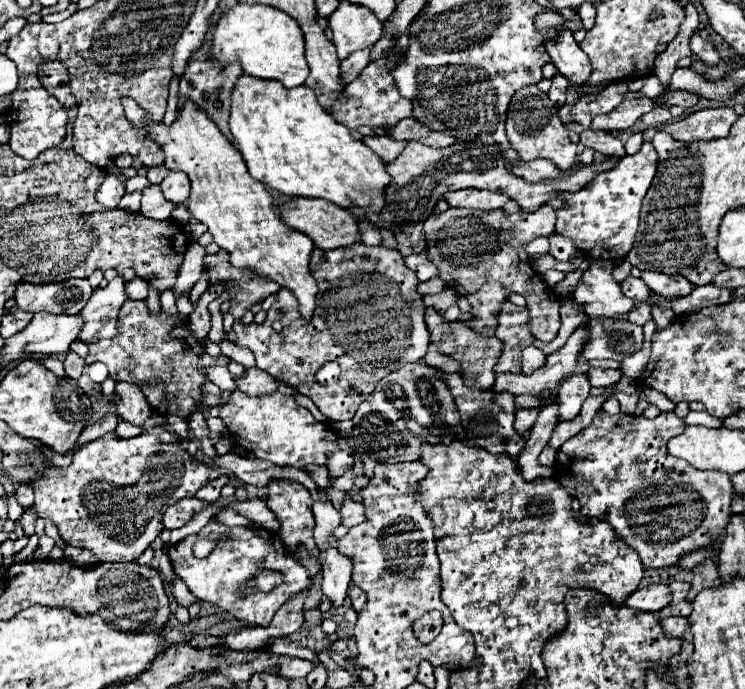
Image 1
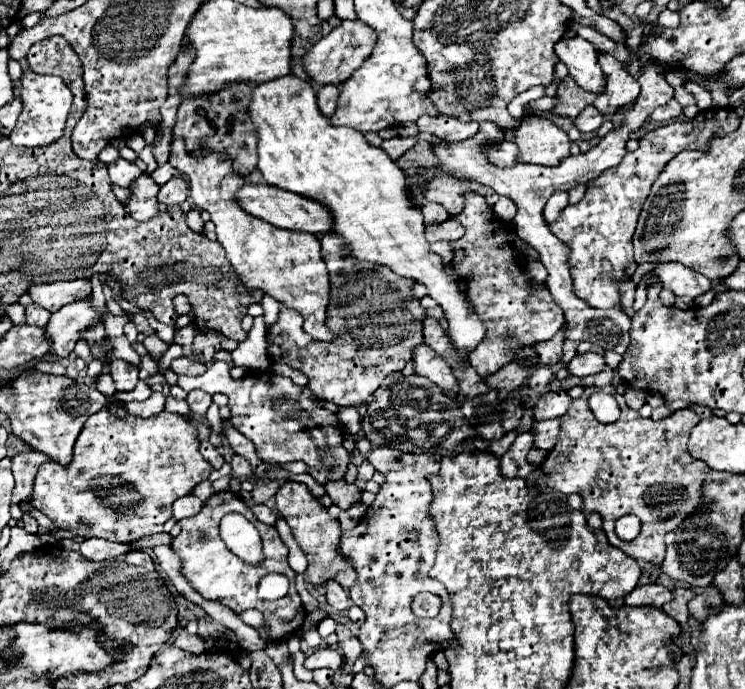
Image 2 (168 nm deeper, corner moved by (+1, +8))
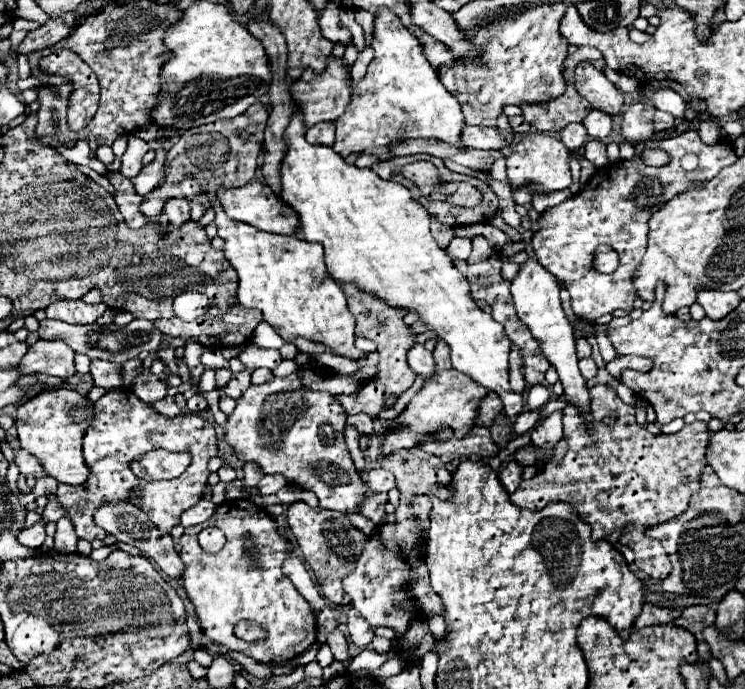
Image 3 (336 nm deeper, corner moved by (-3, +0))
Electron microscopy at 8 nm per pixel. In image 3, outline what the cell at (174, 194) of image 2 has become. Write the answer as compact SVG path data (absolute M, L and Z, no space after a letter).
M170 199L164 205L164 213L174 227L180 227L182 223L190 221L190 203L186 199Z

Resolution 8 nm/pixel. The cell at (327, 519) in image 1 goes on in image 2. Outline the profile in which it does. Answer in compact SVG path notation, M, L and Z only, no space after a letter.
M326 581L326 605L338 611L344 611L352 605L352 599L348 597L348 593L338 585L338 581Z

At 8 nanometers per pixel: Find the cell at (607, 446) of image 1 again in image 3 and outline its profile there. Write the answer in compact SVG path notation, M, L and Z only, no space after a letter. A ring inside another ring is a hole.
M596 385L590 389L592 405L590 415L594 417L592 429L586 429L584 417L578 413L578 407L568 405L564 407L564 439L568 441L568 453L558 463L546 463L544 469L518 485L518 489L510 495L510 501L518 507L526 507L530 511L544 509L550 501L558 503L570 503L572 509L578 513L578 517L592 527L592 539L600 541L606 539L610 533L618 529L626 529L626 533L618 539L622 545L630 547L636 555L636 567L644 571L652 579L666 579L670 573L670 561L664 551L664 547L646 535L648 527L654 527L658 523L664 523L672 517L678 517L682 511L688 509L690 497L700 489L700 473L708 465L706 463L706 447L708 447L708 425L702 421L694 421L692 425L684 425L674 435L652 435L648 429L642 429L636 423L636 409L628 403L624 403L616 391L610 385ZM598 415L612 415L612 423L602 423Z

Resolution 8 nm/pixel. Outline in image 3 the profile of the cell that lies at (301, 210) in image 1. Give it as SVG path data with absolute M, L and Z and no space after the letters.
M248 183L244 187L238 189L228 189L228 187L220 187L216 191L218 201L222 203L226 215L234 221L242 221L248 223L260 231L268 231L268 233L280 233L280 235L294 235L294 231L298 229L298 215L294 215L294 211L280 203L278 197L274 195L274 191L268 185L262 183Z

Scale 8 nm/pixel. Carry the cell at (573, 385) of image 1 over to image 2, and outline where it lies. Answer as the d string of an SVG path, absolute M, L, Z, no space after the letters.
M560 389L560 391L548 391L544 393L536 407L534 407L534 417L540 421L540 419L554 419L554 417L562 417L568 407L572 403L572 397L568 395L566 389Z

